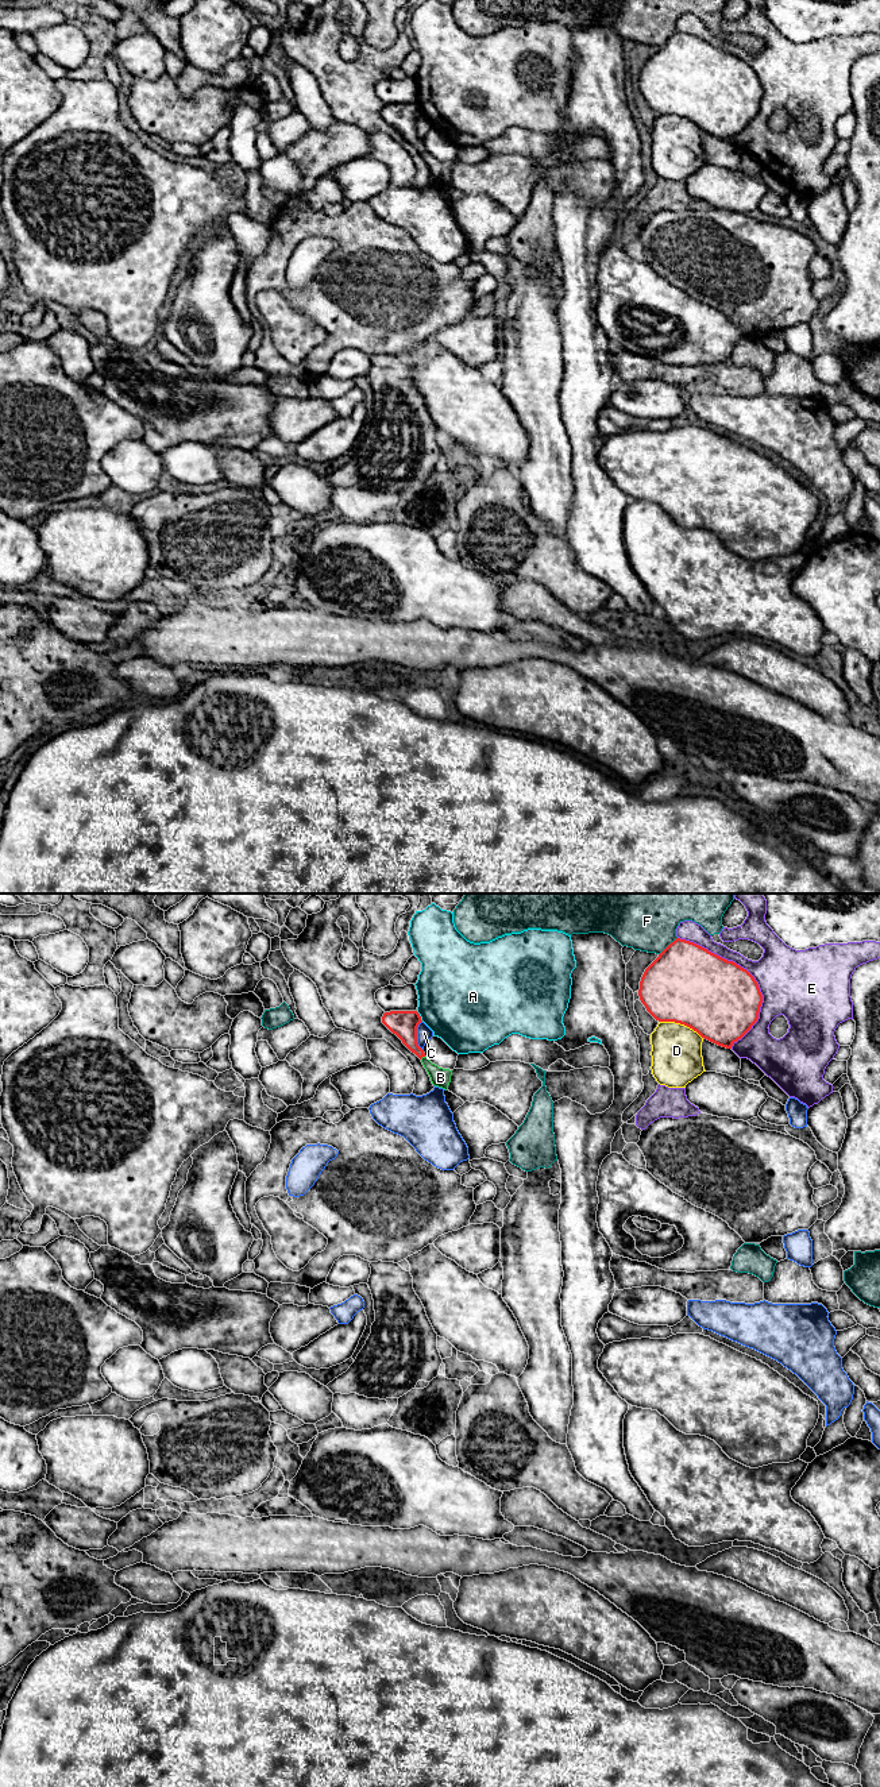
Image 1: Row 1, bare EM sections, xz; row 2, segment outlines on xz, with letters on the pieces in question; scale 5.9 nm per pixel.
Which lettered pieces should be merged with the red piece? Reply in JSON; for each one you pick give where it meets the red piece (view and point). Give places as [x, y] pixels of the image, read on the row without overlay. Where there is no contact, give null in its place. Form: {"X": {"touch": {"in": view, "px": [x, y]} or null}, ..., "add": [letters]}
{"B": {"touch": {"in": "xz", "px": [421, 150]}}, "add": ["B"]}

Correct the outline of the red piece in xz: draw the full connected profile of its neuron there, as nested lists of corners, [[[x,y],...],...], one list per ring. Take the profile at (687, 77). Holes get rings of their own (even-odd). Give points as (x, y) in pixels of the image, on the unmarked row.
[[[680,31],[671,35],[645,62],[638,89],[656,113],[684,117],[726,142],[732,142],[757,115],[763,96],[759,77],[746,62]]]

